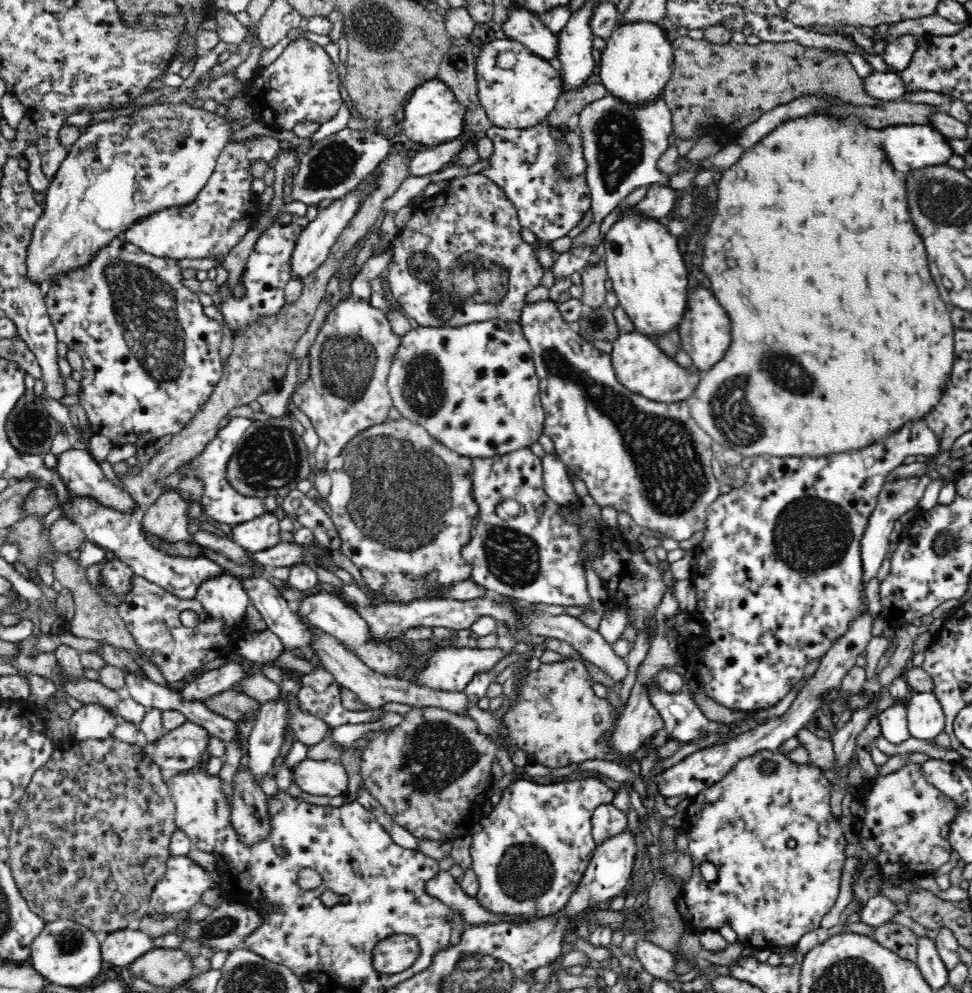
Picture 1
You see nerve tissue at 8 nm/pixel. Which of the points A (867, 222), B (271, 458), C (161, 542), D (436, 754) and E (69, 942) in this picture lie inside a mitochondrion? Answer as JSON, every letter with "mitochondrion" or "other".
{"A":"other","B":"mitochondrion","C":"other","D":"mitochondrion","E":"mitochondrion"}

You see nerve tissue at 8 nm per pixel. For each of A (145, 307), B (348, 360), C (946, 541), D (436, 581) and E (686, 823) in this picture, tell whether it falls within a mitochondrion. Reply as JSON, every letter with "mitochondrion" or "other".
{"A":"mitochondrion","B":"mitochondrion","C":"mitochondrion","D":"other","E":"other"}

